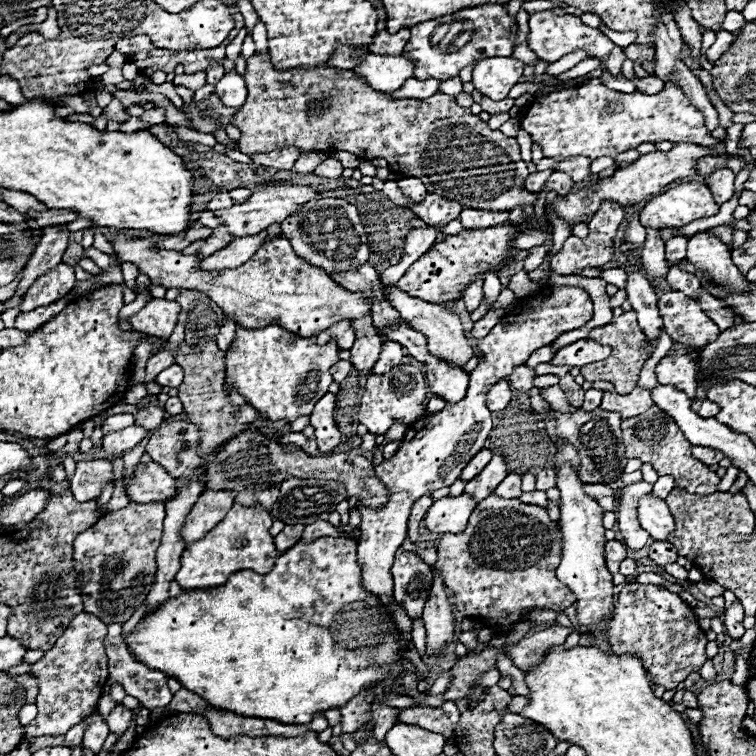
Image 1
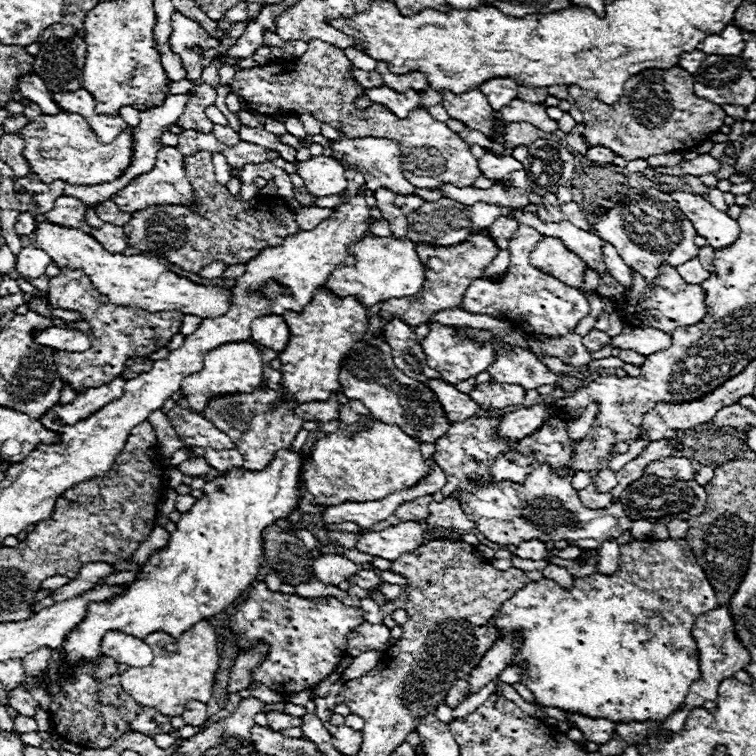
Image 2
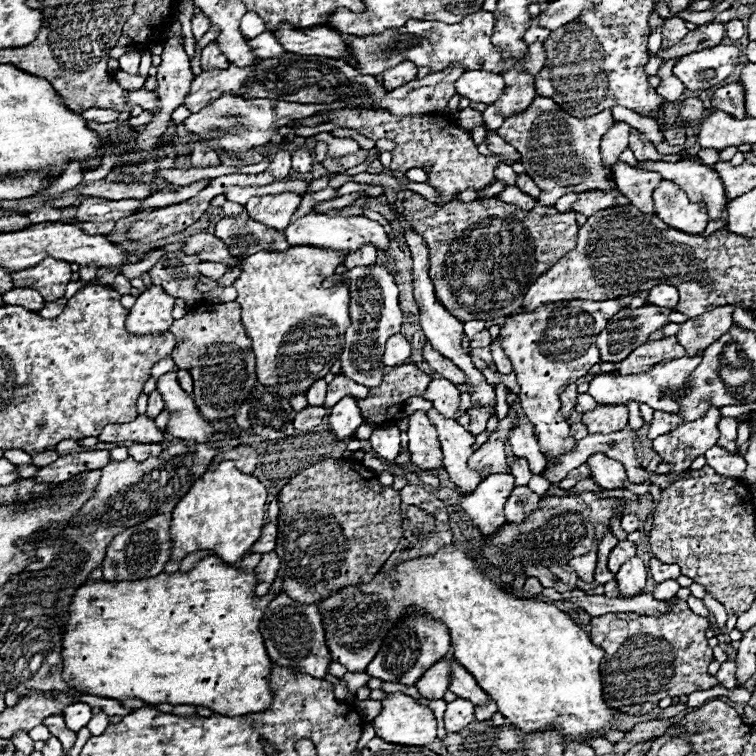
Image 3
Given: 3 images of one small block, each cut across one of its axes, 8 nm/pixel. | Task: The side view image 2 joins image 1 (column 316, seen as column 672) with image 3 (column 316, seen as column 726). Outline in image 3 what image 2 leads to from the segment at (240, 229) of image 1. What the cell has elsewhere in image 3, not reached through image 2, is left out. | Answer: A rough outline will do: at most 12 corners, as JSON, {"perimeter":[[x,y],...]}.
{"perimeter":[[306,214],[284,230],[290,246],[358,250],[390,242],[378,222]]}

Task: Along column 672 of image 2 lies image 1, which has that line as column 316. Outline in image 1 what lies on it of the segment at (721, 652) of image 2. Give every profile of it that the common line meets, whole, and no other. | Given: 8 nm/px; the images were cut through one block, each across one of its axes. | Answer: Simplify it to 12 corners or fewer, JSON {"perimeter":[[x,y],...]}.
{"perimeter":[[228,710],[206,714],[222,738],[300,736],[328,728],[324,714],[310,724],[238,716]]}

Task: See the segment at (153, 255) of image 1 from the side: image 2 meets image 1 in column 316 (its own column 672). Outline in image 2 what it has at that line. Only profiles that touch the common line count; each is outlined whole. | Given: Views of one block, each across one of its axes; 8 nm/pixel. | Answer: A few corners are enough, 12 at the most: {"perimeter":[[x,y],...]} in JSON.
{"perimeter":[[662,266],[652,286],[634,272],[626,292],[602,276],[628,326],[672,334],[706,316],[704,288]]}

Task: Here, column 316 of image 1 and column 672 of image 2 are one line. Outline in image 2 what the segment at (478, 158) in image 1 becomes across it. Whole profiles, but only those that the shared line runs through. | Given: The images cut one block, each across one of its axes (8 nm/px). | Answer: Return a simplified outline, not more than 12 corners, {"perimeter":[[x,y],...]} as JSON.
{"perimeter":[[682,68],[628,78],[616,104],[568,88],[588,146],[626,162],[684,152],[726,112]]}

